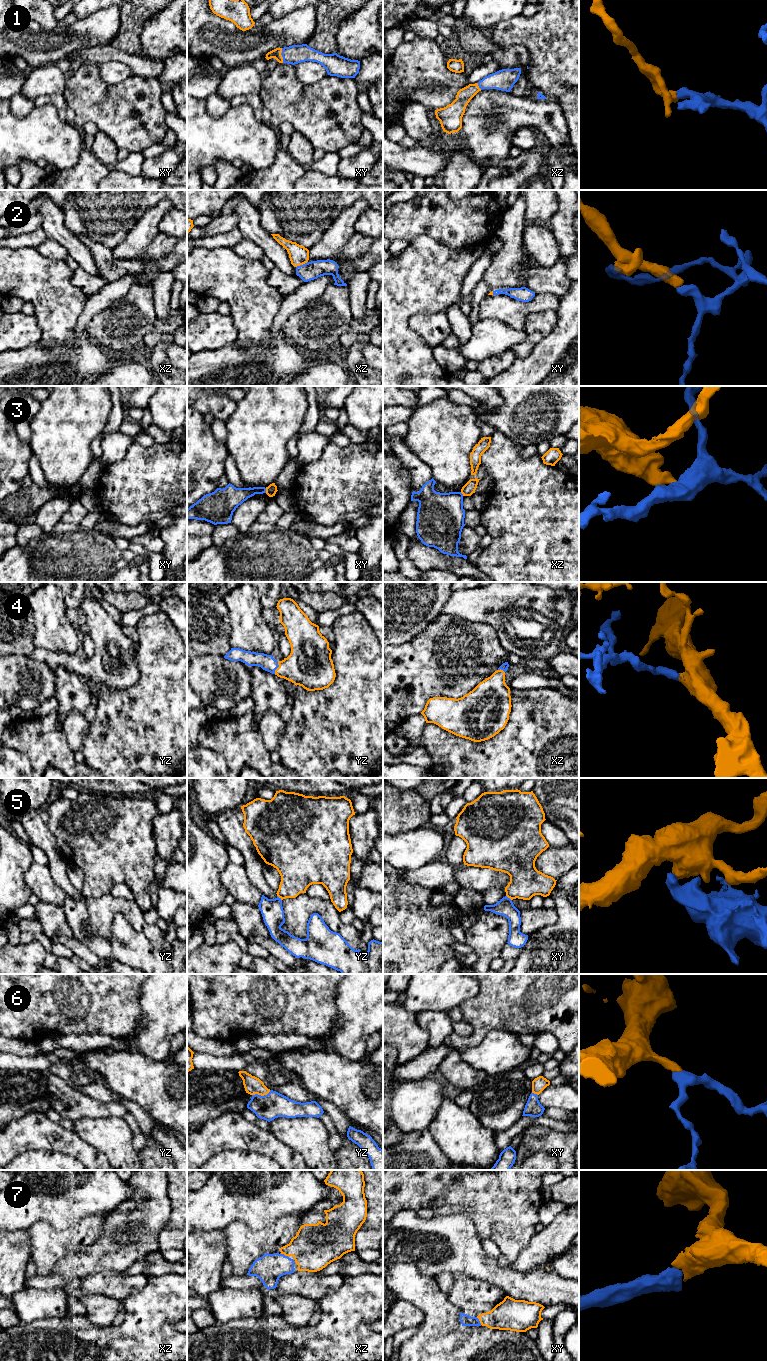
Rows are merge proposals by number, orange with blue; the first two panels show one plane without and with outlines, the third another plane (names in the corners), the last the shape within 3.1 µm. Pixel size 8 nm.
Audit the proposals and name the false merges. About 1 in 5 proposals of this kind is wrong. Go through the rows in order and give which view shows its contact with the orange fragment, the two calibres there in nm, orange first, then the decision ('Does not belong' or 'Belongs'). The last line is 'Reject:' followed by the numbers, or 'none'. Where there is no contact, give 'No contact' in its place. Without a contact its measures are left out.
1: Touches orange in xy. Thickness 80 nm (orange) against 150 nm. Belongs
2: Touches orange in xz. Thickness 160 nm (orange) against 150 nm. Belongs
3: Touches orange in xy. Thickness 90 nm (orange) against 140 nm. Does not belong
4: Touches orange in yz. Thickness 360 nm (orange) against 120 nm. Belongs
5: Touches orange in yz. Thickness 280 nm (orange) against 180 nm. Does not belong
6: Touches orange in yz. Thickness 140 nm (orange) against 200 nm. Belongs
7: Touches orange in xz. Thickness 360 nm (orange) against 220 nm. Belongs
Reject: 3, 5

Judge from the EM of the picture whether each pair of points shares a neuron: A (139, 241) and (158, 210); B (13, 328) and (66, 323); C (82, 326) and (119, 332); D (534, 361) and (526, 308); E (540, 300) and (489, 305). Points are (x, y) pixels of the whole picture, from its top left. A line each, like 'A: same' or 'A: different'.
A: same
B: different
C: different
D: different
E: same

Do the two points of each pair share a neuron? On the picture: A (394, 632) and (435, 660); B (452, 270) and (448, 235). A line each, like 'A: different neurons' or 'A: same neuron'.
A: different neurons
B: different neurons

